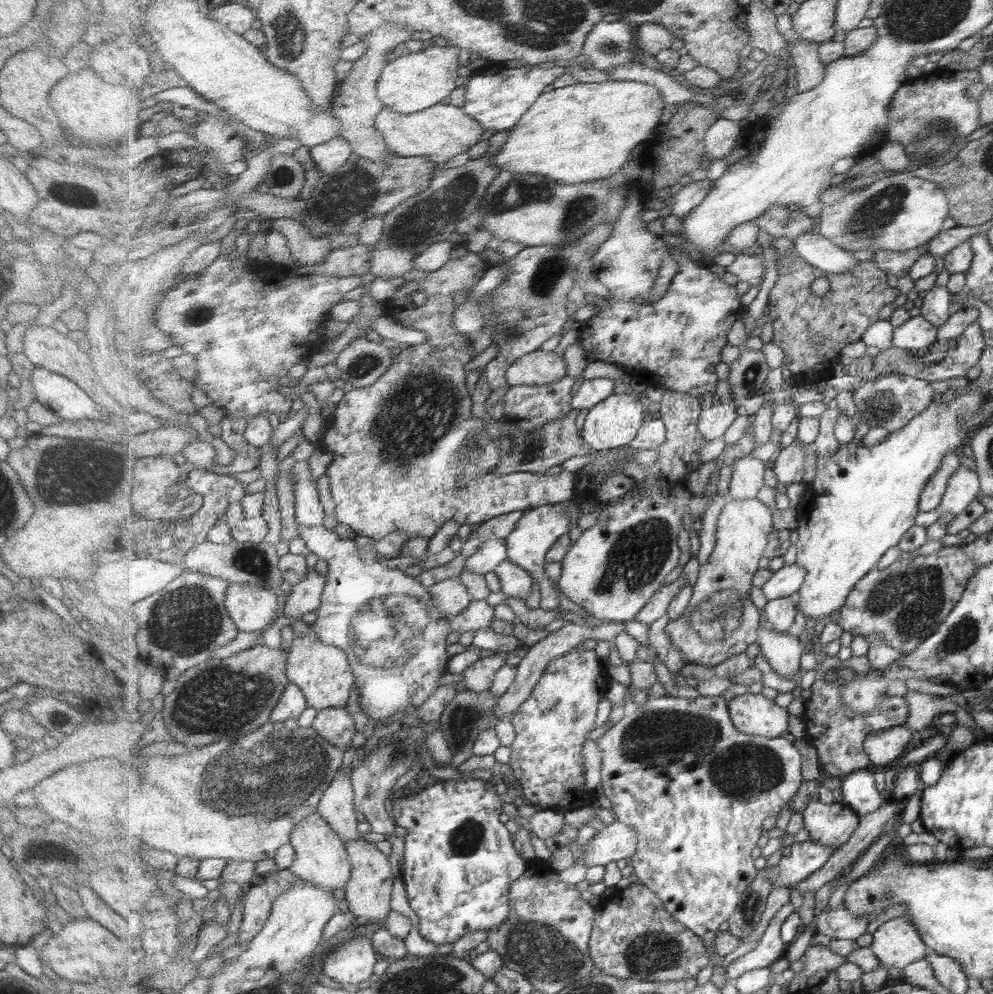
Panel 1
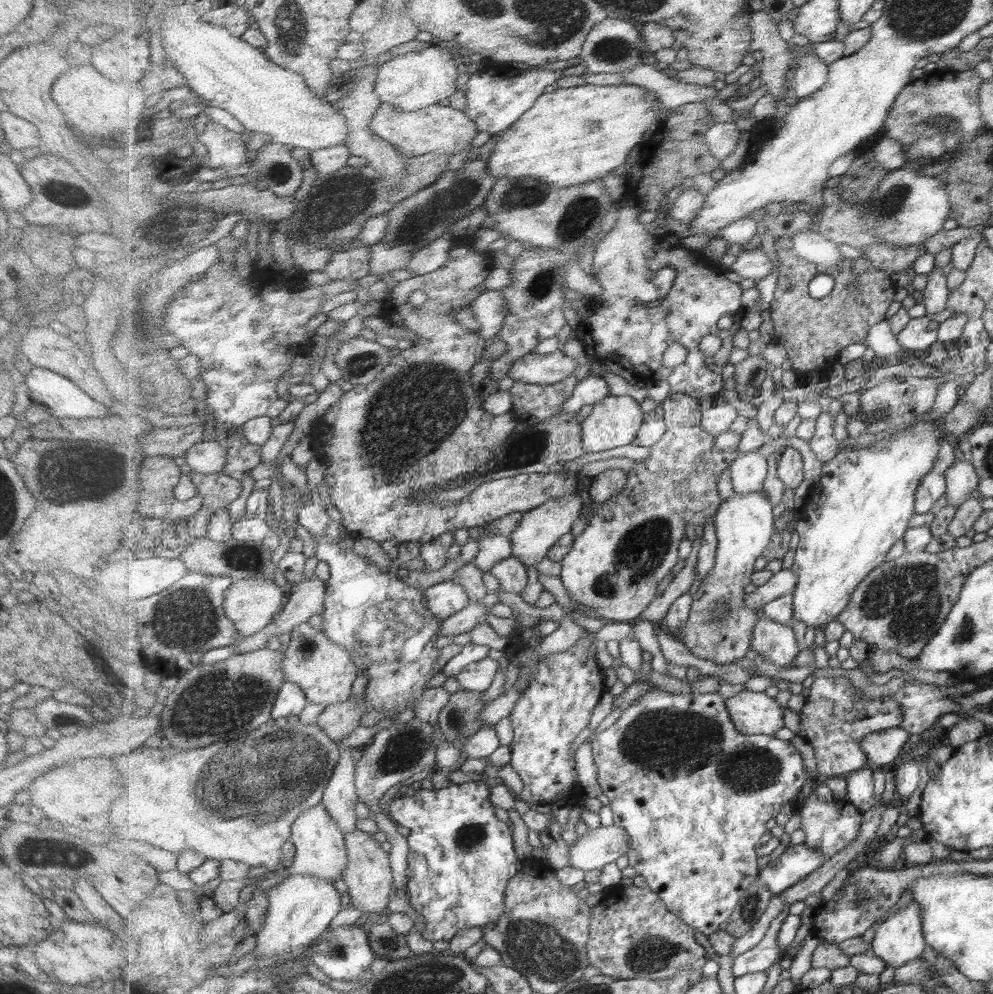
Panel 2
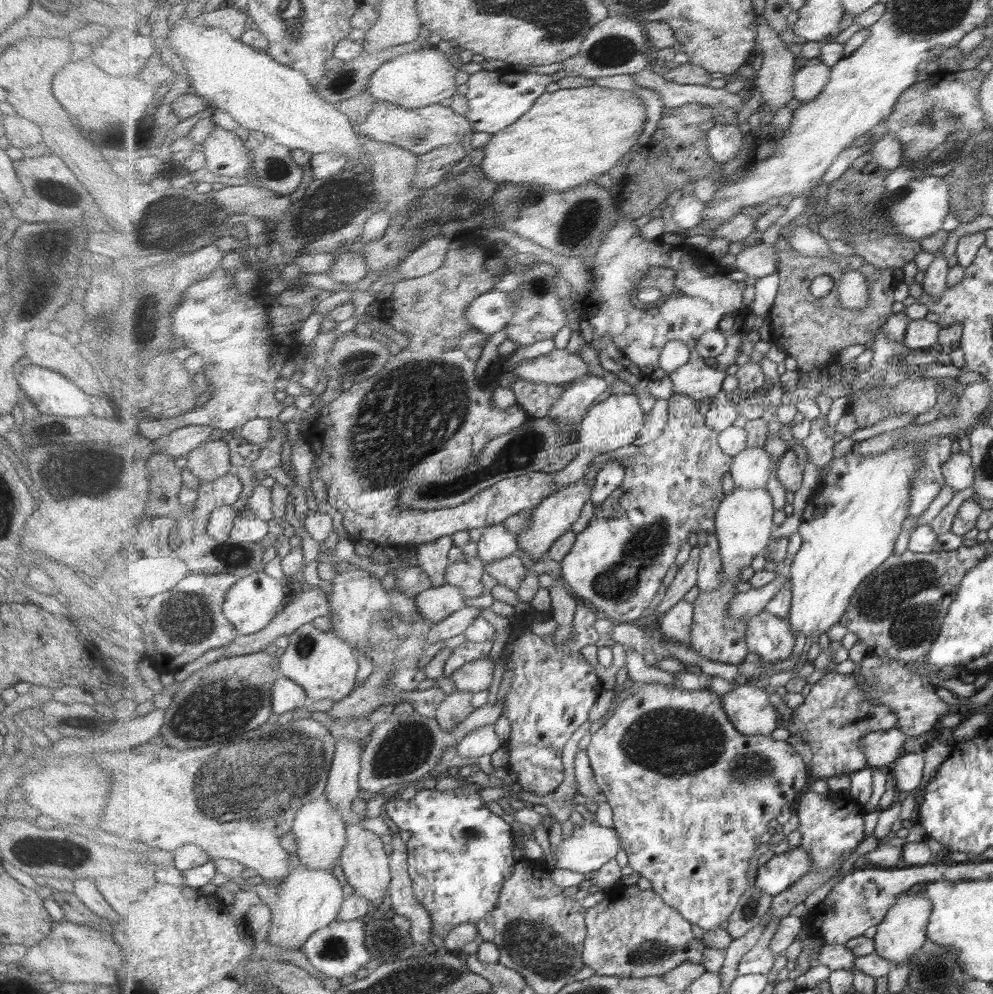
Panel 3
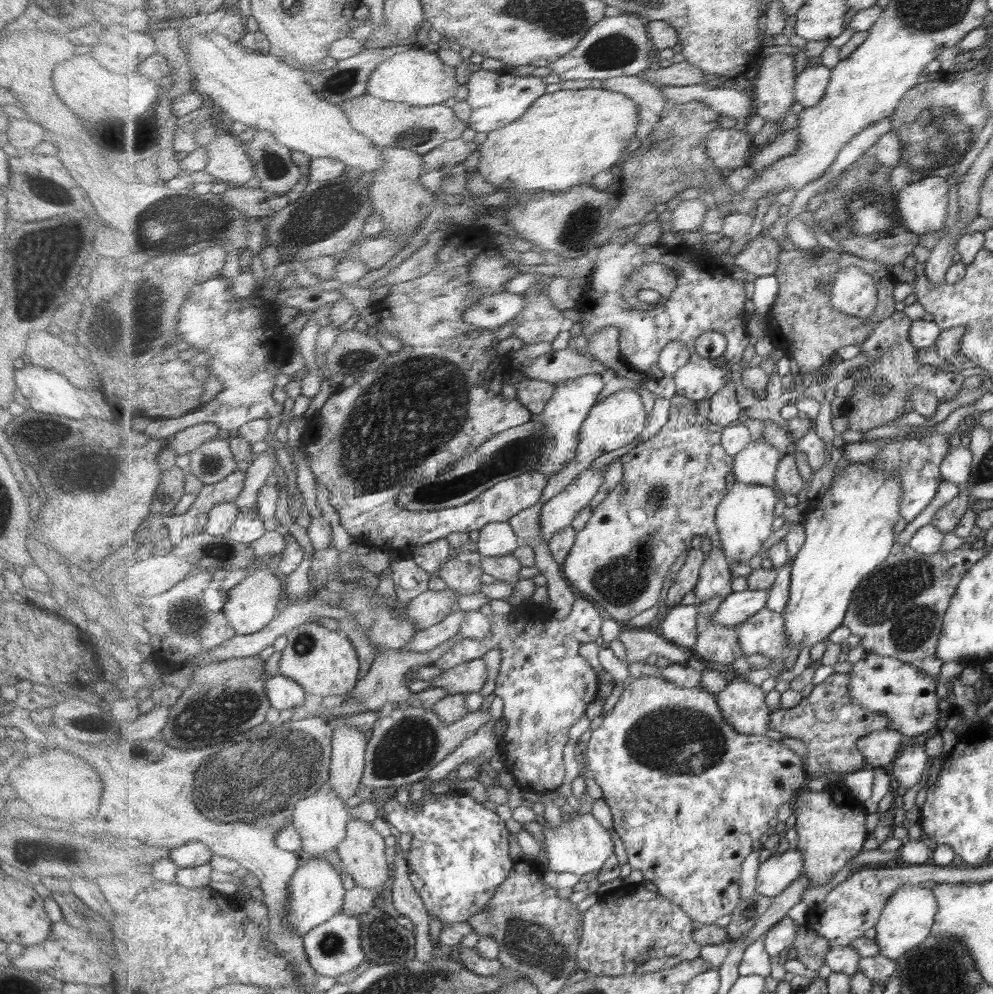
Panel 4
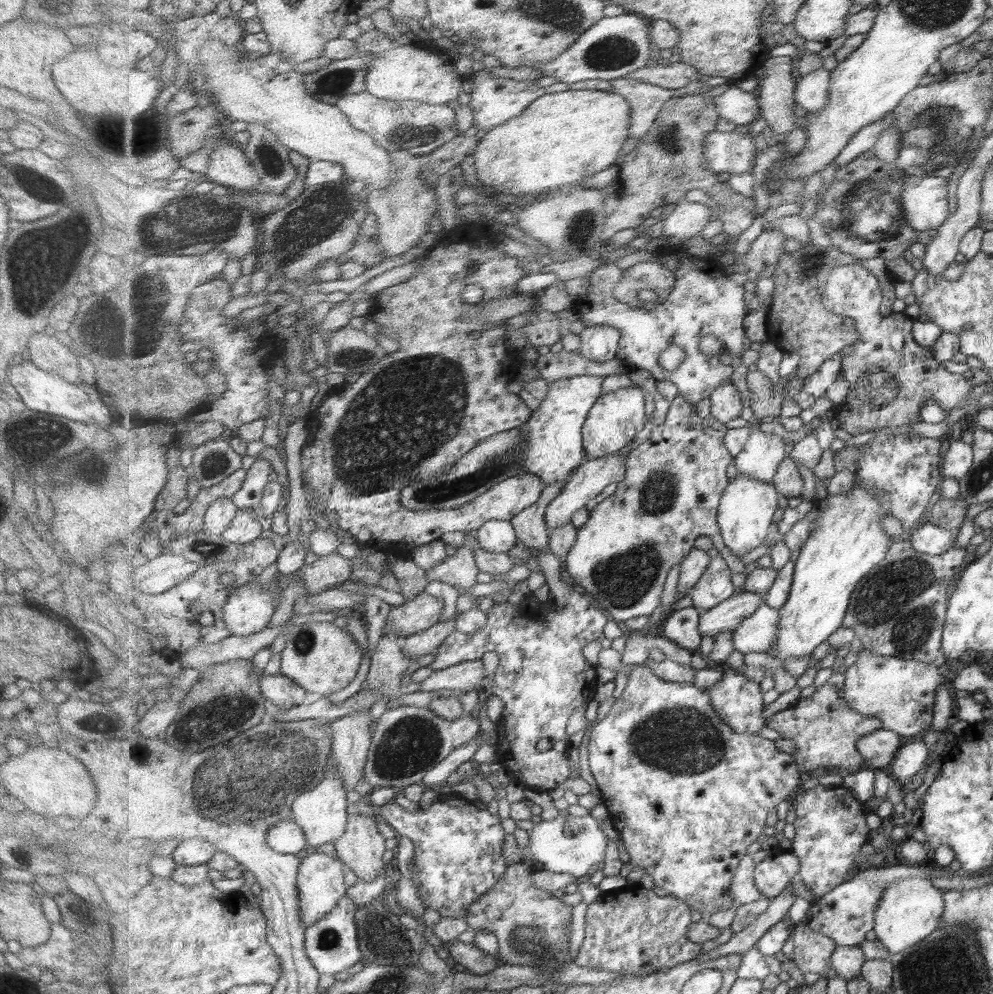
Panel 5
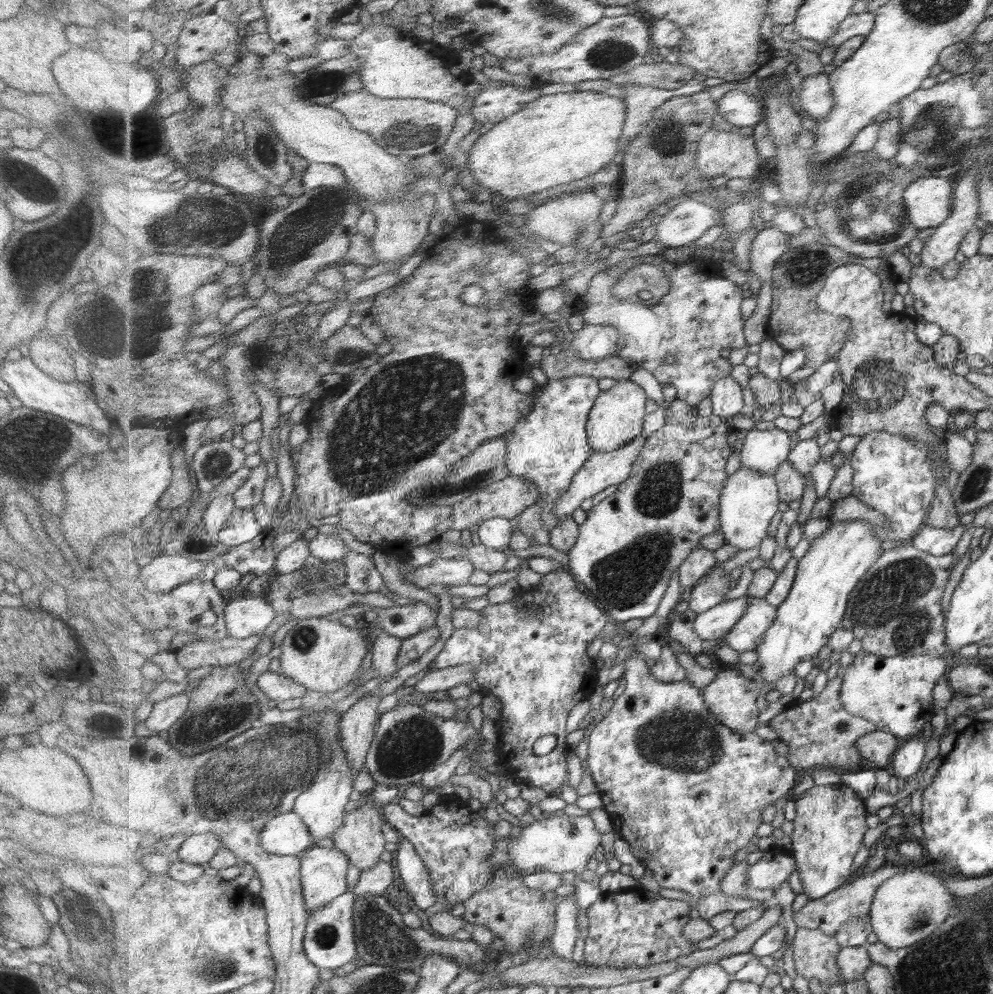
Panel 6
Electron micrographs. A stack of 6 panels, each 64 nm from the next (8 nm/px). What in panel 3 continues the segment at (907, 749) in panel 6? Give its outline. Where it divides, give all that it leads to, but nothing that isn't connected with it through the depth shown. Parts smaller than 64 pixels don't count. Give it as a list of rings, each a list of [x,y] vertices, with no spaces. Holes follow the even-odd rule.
[[[923,751],[903,754],[901,759],[893,764],[896,789],[905,792],[915,790],[923,782],[923,768],[925,768]]]

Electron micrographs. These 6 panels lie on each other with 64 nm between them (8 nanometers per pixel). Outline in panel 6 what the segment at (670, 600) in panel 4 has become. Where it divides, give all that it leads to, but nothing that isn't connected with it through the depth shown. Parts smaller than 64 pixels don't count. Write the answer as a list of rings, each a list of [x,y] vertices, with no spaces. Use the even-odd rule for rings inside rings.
[[[695,547],[689,558],[678,568],[680,586],[692,588],[713,570],[717,562],[720,561],[715,558],[713,549]]]

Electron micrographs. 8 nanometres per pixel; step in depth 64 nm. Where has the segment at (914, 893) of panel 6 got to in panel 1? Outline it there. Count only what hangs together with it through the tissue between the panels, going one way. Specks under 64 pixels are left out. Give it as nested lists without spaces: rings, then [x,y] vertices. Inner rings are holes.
[[[902,915],[889,919],[877,928],[870,947],[885,969],[905,969],[928,955],[928,944],[921,938],[919,929]]]

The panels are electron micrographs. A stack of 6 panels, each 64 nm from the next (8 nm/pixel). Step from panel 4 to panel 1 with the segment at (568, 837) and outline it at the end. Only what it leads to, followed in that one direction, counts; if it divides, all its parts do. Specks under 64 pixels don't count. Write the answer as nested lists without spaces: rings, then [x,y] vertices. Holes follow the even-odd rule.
[[[615,816],[610,825],[600,830],[587,848],[574,851],[575,862],[585,866],[607,866],[611,862],[631,858],[637,853],[637,834]]]

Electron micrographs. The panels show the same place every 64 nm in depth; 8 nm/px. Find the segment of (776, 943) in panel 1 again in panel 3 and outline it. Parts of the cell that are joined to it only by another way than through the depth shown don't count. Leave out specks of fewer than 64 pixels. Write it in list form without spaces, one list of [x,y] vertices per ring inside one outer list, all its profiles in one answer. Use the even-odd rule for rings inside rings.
[[[781,919],[771,921],[761,940],[741,960],[739,975],[763,974],[767,975],[780,965],[781,958],[771,950],[771,939],[779,927]]]

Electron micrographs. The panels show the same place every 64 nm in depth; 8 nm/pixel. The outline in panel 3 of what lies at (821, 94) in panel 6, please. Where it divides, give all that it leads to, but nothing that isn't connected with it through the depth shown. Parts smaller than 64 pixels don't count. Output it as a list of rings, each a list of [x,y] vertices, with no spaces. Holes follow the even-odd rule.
[[[819,57],[805,59],[805,64],[794,76],[795,96],[801,103],[813,102],[825,90],[831,80],[831,67],[827,66]]]

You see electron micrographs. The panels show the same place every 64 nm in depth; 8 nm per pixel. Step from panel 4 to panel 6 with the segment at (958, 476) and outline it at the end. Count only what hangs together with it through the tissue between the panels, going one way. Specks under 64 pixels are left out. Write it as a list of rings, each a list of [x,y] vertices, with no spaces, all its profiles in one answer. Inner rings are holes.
[[[951,428],[943,433],[944,451],[948,470],[961,474],[973,463],[974,445],[965,438],[961,429],[953,431]]]

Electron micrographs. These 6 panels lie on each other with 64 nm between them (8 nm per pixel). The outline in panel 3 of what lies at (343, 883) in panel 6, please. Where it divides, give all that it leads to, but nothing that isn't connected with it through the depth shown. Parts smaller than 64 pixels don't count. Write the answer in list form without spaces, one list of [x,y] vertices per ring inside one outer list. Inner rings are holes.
[[[296,865],[279,888],[269,888],[260,883],[251,887],[271,912],[270,928],[267,934],[269,944],[282,948],[302,950],[309,937],[321,928],[337,921],[345,902],[345,890],[341,882],[329,869],[310,869]]]

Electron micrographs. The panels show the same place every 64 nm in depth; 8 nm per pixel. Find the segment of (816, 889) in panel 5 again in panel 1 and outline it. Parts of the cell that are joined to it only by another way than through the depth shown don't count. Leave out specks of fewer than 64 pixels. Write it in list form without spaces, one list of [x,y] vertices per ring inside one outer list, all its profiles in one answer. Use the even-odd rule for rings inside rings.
[[[815,798],[802,813],[809,840],[817,844],[838,849],[852,839],[860,828],[860,814],[843,800],[826,804]]]

